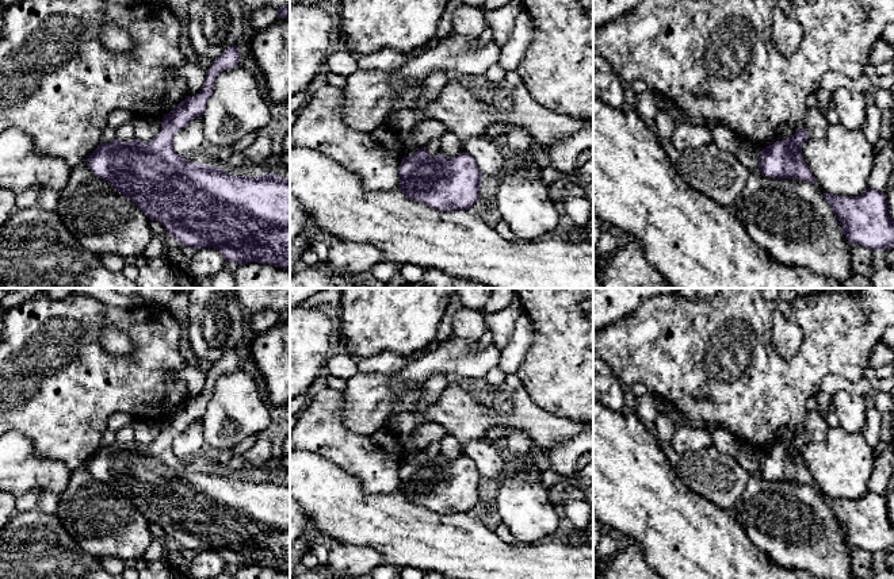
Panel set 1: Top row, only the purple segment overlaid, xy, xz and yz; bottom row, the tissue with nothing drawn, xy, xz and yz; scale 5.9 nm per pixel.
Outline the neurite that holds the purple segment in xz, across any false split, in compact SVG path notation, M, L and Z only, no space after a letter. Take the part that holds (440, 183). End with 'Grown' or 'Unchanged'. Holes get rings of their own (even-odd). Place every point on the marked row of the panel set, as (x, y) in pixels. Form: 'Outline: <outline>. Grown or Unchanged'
Outline: M424 147L398 166L398 189L410 200L433 210L469 210L480 198L482 173L475 160L462 152L456 157L438 153L429 157Z. Unchanged

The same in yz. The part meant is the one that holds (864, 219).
Outline: M868 189L859 196L824 193L851 245L871 250L894 248L894 221L889 215L885 192Z. Unchanged

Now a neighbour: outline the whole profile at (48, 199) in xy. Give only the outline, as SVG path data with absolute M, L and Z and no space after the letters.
M42 189L38 195L37 206L39 208L54 211L60 200L60 192L54 189Z

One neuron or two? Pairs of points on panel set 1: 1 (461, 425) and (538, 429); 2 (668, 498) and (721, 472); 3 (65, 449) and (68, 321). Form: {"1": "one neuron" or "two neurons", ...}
{"1": "one neuron", "2": "two neurons", "3": "one neuron"}

